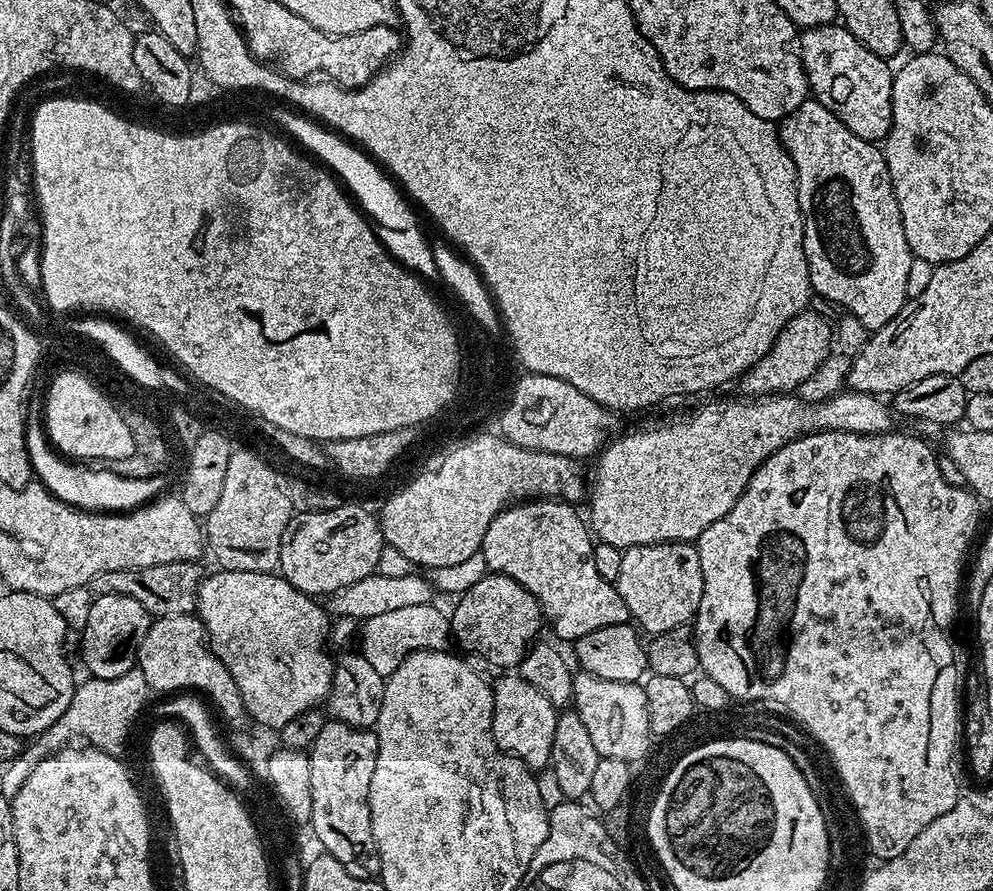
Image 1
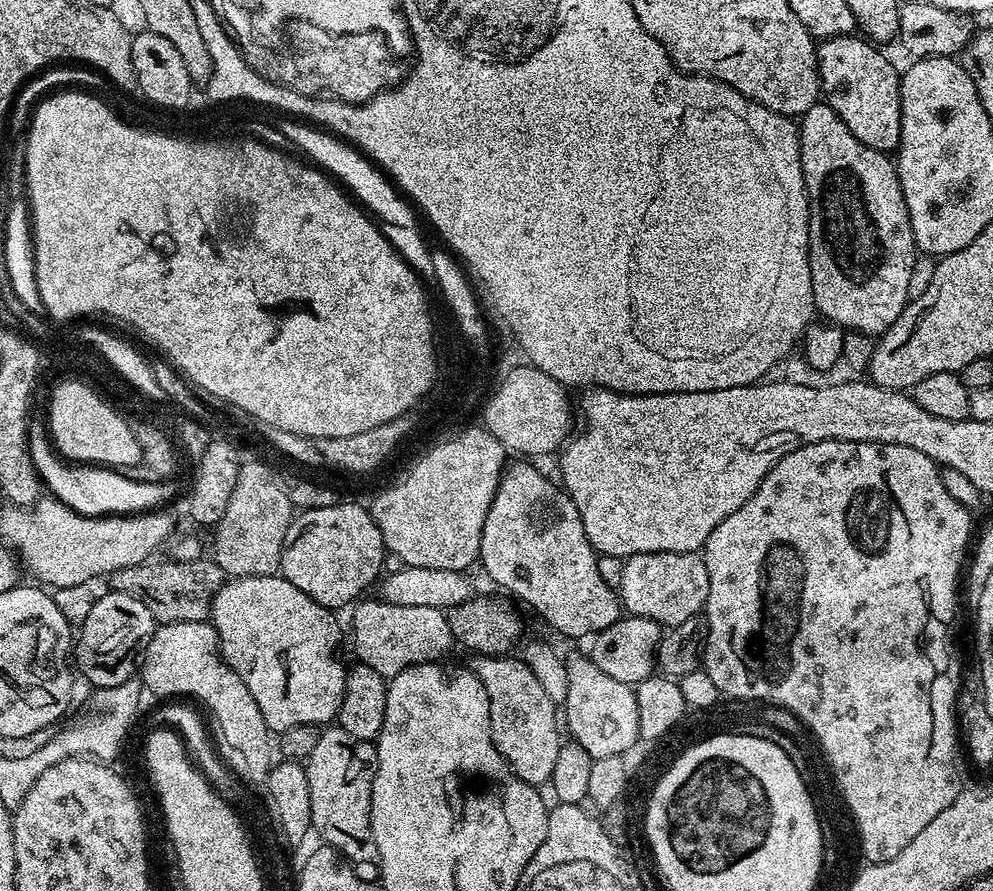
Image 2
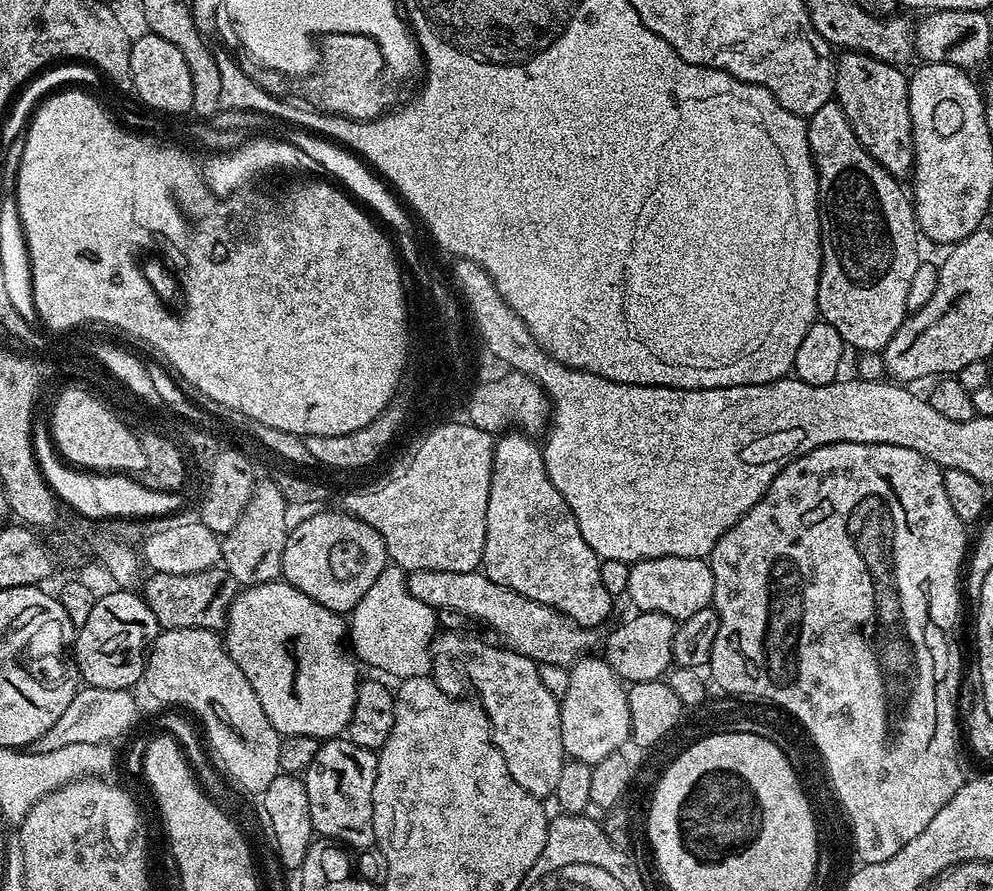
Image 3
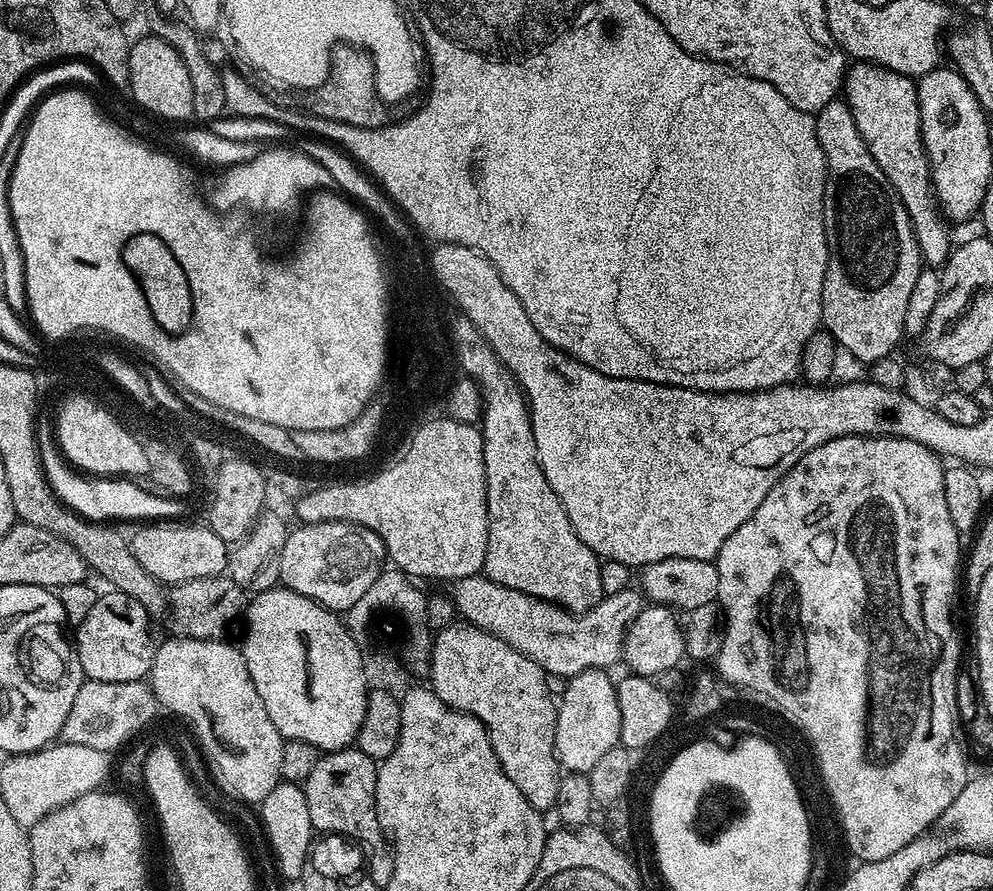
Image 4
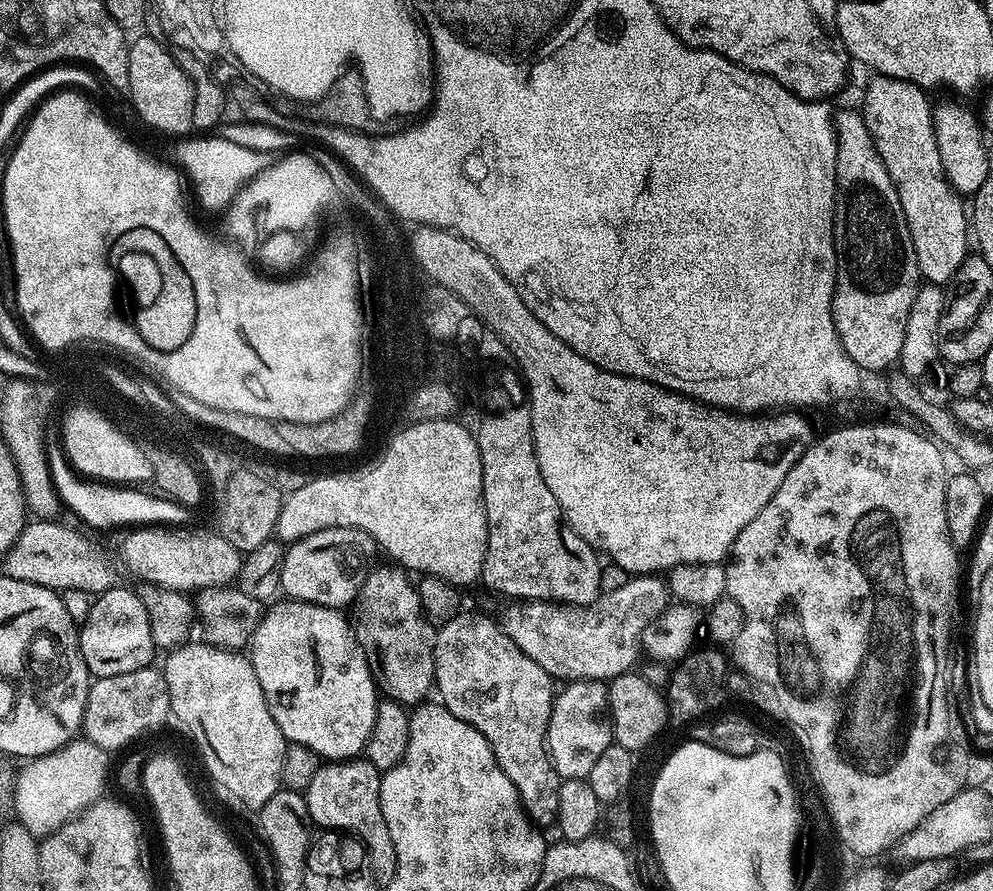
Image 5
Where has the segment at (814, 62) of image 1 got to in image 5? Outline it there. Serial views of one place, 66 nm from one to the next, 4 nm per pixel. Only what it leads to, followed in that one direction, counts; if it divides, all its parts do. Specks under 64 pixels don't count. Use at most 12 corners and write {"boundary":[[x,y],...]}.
{"boundary":[[879,74],[862,115],[920,275],[947,285],[970,216],[944,177],[933,101]]}

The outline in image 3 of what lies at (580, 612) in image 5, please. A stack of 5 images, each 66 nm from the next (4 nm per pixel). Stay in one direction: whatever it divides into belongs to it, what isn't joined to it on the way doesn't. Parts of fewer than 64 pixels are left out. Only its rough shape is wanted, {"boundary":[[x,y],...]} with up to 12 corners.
{"boundary":[[407,573],[408,592],[493,628],[541,664],[589,655],[595,631],[485,576]]}

